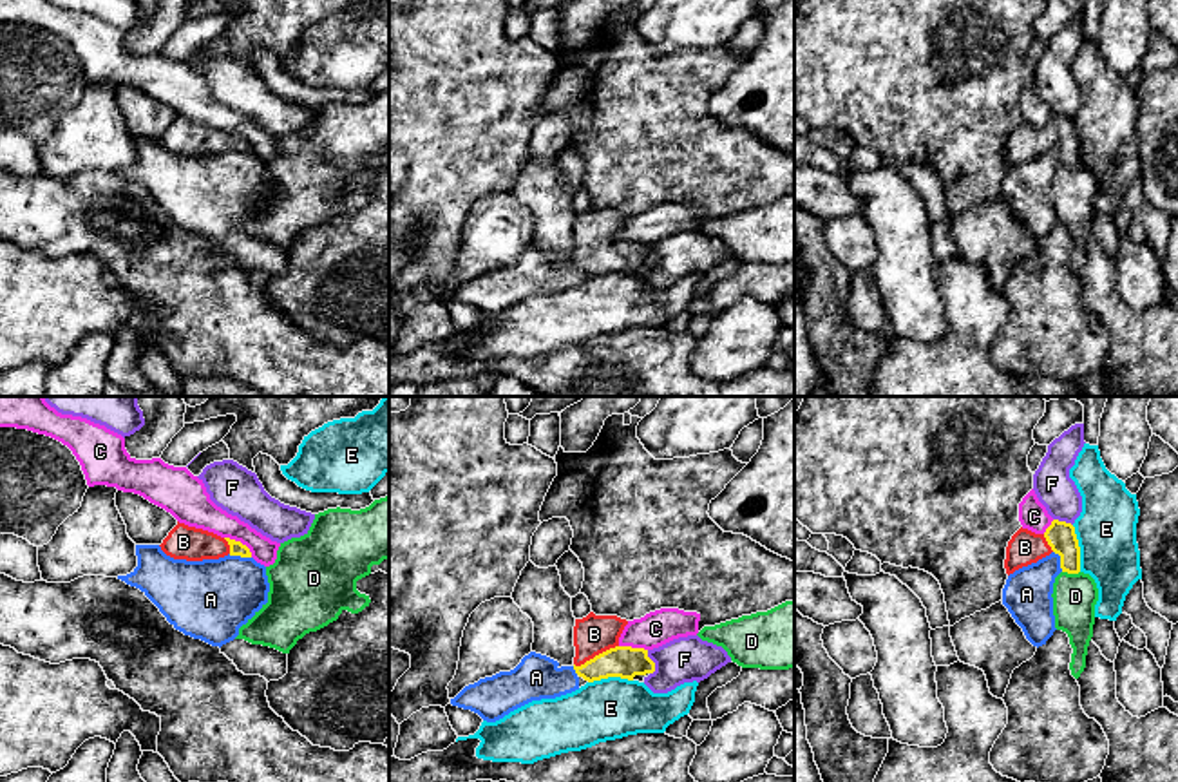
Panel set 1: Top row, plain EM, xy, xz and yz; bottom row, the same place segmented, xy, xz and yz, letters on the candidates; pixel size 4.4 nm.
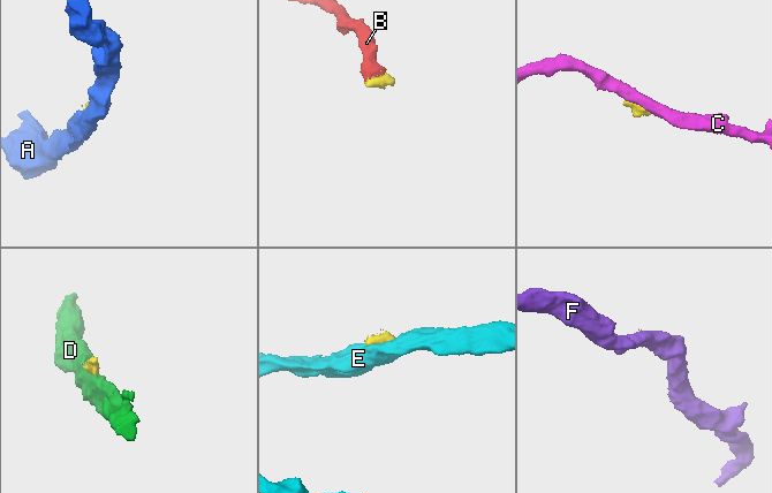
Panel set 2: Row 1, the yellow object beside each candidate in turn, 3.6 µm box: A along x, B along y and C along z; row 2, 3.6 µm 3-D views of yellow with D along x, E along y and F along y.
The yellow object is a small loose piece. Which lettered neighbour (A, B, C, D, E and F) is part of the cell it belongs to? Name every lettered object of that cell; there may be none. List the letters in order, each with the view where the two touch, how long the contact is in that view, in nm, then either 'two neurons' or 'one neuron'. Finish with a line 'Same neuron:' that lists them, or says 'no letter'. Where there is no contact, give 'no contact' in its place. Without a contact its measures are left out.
A: xy | 110 nm | two neurons
B: xz | 220 nm | one neuron
C: xy | 160 nm | two neurons
D: yz | 80 nm | two neurons
E: yz | 220 nm | two neurons
F: xz | 110 nm | two neurons
Same neuron: B

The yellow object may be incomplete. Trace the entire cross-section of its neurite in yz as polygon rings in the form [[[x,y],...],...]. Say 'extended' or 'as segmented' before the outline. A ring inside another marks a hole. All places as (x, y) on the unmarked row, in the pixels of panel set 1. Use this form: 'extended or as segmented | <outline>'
extended | [[[1053,114],[1044,129],[1021,121],[1006,141],[1006,168],[1010,170],[1022,161],[1037,157],[1051,147],[1060,150],[1062,167],[1080,167],[1080,141],[1071,118]]]

